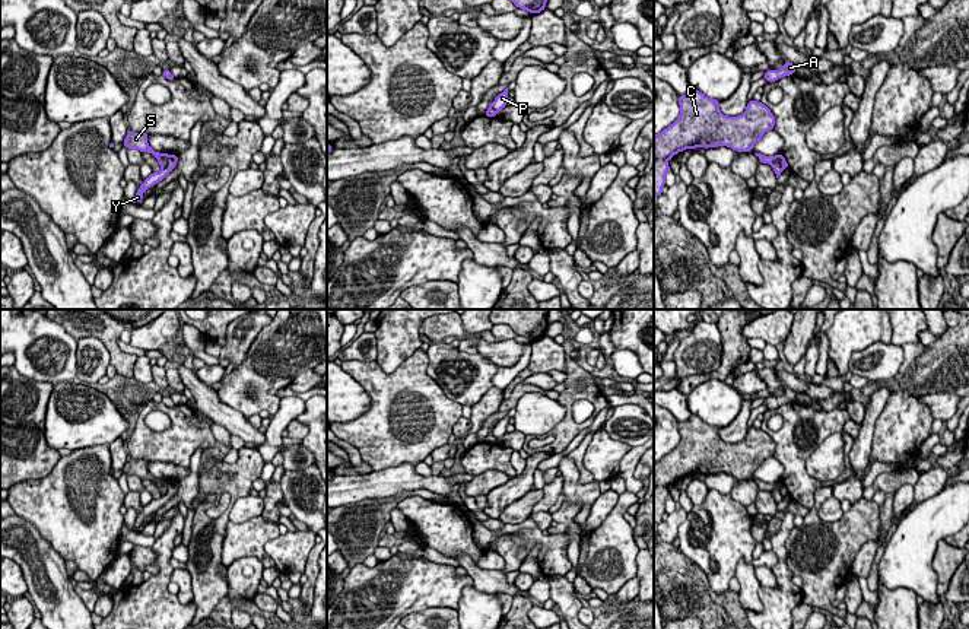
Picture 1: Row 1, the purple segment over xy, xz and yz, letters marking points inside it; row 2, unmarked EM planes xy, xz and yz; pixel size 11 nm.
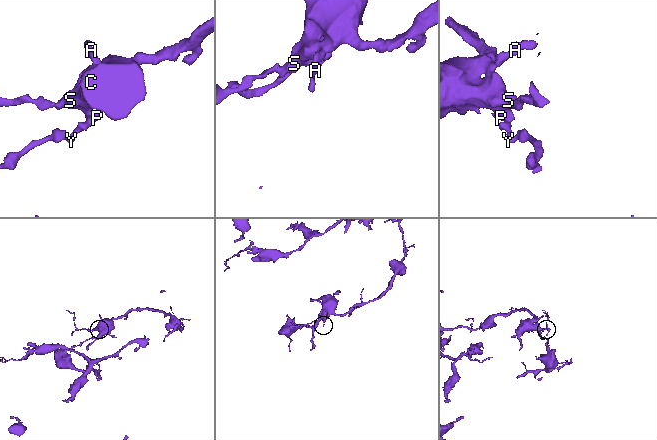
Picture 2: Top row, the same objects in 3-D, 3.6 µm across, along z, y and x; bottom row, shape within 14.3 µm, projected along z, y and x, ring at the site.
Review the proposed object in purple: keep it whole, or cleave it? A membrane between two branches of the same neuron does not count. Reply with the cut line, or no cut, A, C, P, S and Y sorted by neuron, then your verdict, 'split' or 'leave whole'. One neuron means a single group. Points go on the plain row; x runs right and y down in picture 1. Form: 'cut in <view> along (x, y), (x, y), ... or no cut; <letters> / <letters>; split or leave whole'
cut in xy along (170, 482), (162, 496); A C S / P Y; split

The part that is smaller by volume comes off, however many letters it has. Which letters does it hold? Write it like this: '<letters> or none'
P, Y

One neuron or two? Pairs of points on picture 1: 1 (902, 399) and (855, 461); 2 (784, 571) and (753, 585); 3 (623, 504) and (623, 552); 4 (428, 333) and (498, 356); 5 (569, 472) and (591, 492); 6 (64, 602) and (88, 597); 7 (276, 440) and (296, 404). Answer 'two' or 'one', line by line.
1: two
2: two
3: one
4: one
5: one
6: two
7: one

